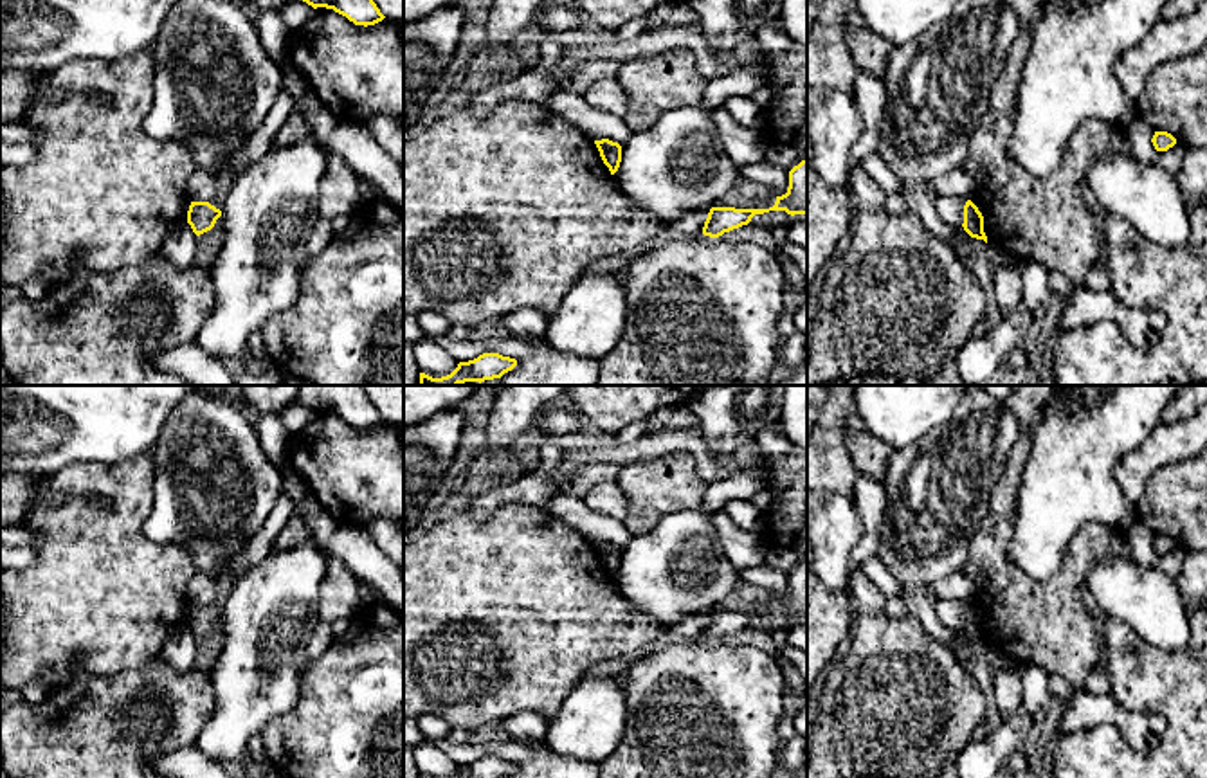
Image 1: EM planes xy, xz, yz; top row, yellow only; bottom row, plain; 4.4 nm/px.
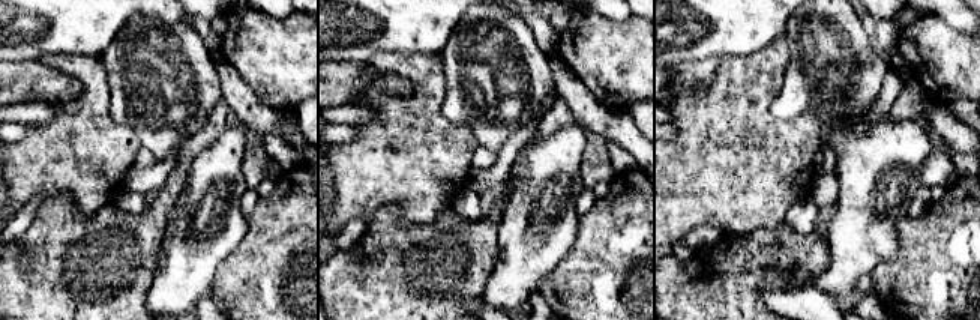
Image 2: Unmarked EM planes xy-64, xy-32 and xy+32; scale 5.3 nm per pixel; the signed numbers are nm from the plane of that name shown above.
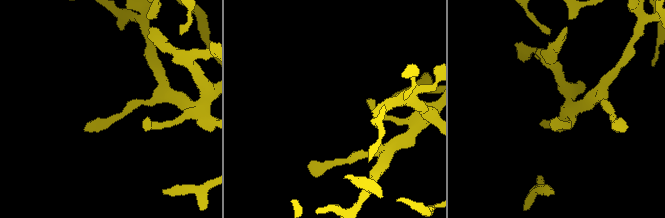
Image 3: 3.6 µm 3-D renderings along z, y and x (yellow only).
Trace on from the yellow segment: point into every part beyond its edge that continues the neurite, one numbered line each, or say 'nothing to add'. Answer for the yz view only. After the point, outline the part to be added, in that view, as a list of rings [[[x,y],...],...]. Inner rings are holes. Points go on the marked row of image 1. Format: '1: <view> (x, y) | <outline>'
nothing to add

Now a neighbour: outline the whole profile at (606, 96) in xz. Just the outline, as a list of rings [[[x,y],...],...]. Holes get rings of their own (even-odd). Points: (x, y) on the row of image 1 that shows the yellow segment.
[[[605,77],[593,83],[584,94],[585,103],[602,112],[616,117],[629,113],[629,97],[616,77]]]

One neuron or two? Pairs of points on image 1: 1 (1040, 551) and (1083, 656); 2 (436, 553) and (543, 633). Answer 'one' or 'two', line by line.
1: two
2: one

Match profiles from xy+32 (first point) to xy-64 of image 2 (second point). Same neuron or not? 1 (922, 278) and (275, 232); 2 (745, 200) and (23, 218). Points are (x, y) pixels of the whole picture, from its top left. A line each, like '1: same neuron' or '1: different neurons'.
1: same neuron
2: different neurons

